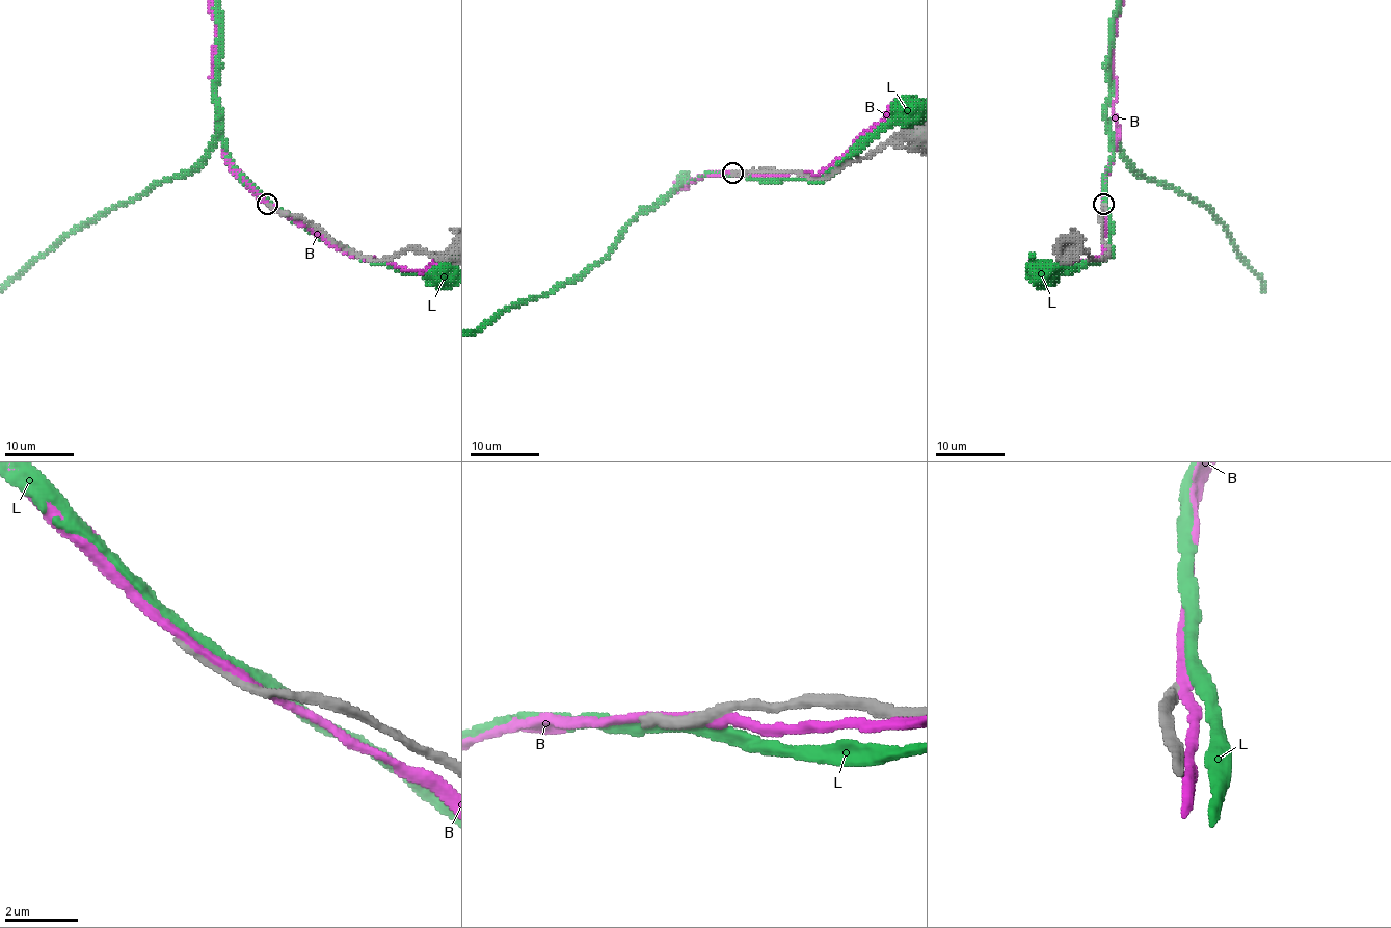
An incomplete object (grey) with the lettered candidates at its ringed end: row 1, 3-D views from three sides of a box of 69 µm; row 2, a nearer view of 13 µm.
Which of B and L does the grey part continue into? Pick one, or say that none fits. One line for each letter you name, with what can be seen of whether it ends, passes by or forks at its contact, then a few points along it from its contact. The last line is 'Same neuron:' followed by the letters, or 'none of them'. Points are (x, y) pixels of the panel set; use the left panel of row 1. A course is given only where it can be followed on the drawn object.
Same neuron: none of them

